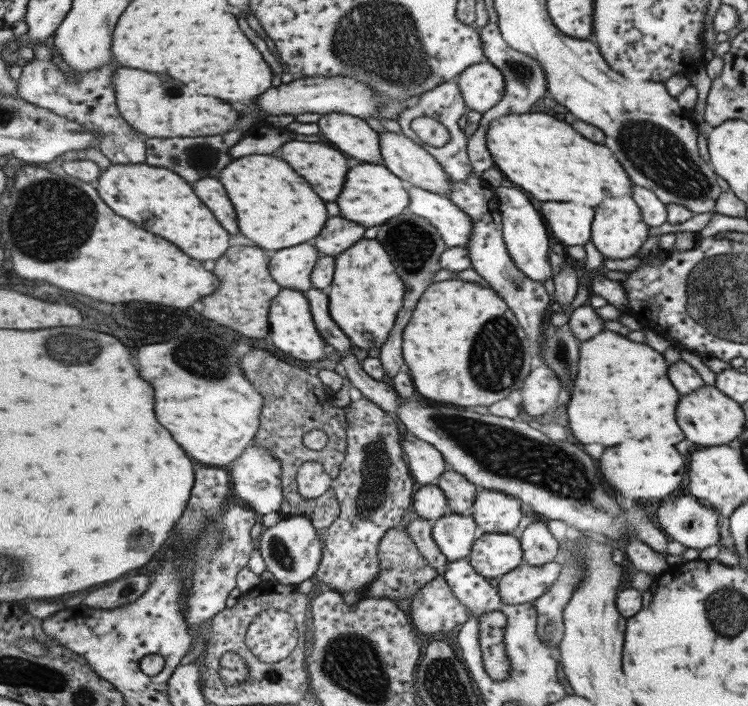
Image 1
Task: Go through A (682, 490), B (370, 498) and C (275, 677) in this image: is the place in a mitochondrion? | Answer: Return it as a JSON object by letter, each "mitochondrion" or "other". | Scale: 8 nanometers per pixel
{"A":"other","B":"mitochondrion","C":"mitochondrion"}

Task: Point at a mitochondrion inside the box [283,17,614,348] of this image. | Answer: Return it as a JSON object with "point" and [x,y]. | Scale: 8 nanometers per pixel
{"point":[418,242]}

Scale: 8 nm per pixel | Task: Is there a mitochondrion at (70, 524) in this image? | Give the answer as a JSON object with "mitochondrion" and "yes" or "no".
{"mitochondrion":"no"}

